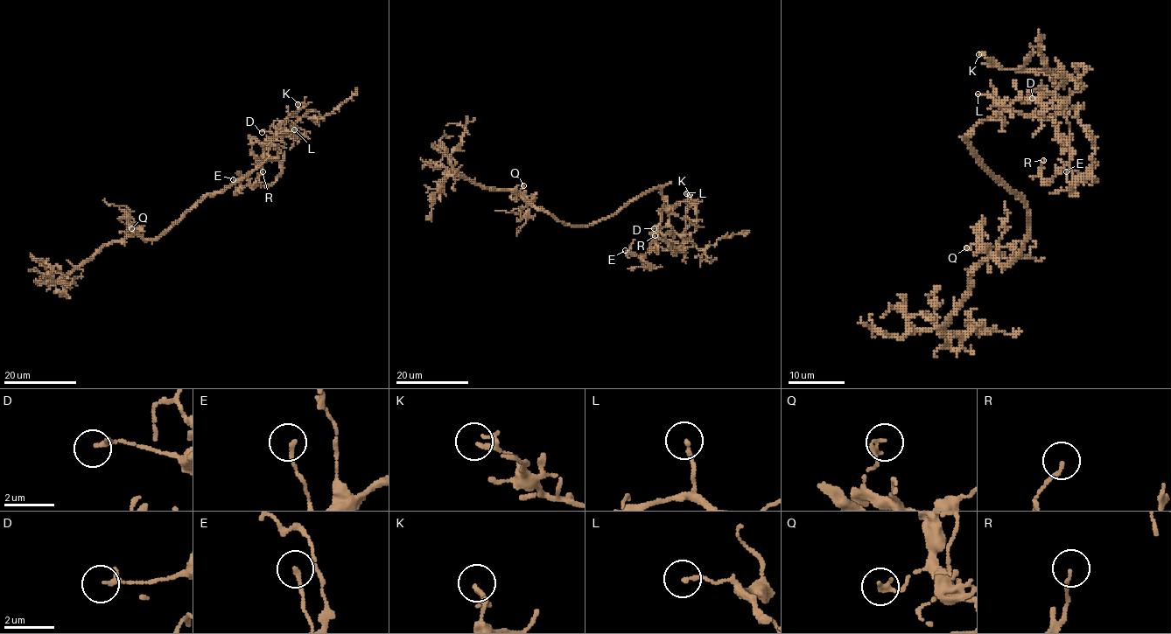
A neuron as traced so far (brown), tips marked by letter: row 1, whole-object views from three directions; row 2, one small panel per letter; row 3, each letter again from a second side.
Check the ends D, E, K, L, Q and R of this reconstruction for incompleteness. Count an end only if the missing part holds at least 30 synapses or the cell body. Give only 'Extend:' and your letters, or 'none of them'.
Extend: none of them

